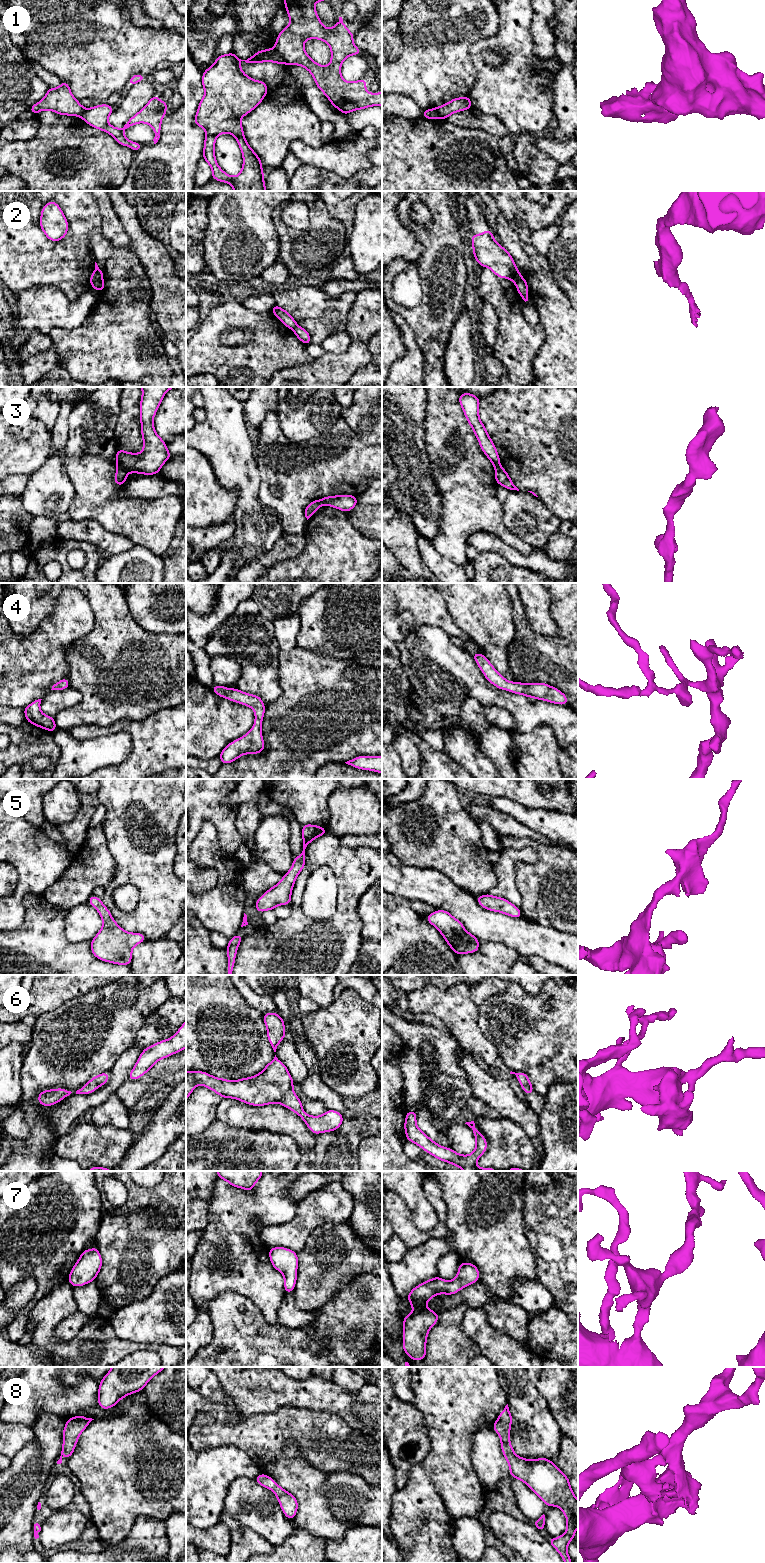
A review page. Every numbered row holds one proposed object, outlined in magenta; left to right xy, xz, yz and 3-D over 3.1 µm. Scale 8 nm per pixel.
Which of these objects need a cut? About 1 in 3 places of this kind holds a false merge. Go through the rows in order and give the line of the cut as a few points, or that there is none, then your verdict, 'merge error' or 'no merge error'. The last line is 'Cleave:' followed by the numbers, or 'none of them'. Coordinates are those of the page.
1: xz (274, 48), (287, 63) | merge error
2: yz (521, 276), (516, 285) | merge error
3: xy (118, 462), (126, 471) | merge error
4: no cut | no merge error
5: no cut | no merge error
6: no cut | no merge error
7: no cut | no merge error
8: no cut | no merge error
Cleave: 1, 2, 3

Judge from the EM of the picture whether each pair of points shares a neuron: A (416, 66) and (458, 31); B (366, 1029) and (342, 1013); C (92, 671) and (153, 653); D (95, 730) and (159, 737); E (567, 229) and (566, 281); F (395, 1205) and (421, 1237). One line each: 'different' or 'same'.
A: same
B: same
C: same
D: same
E: same
F: same

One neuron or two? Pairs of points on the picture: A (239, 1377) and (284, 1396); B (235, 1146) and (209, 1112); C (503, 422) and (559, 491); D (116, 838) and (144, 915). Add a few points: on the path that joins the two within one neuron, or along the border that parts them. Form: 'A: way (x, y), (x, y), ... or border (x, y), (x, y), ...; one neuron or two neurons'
A: way (250, 1387), (273, 1389); one neuron
B: border (216, 1119), (204, 1130), (196, 1134); two neurons
C: way (520, 439), (555, 474); one neuron
D: way (135, 857), (147, 869), (147, 896); one neuron

